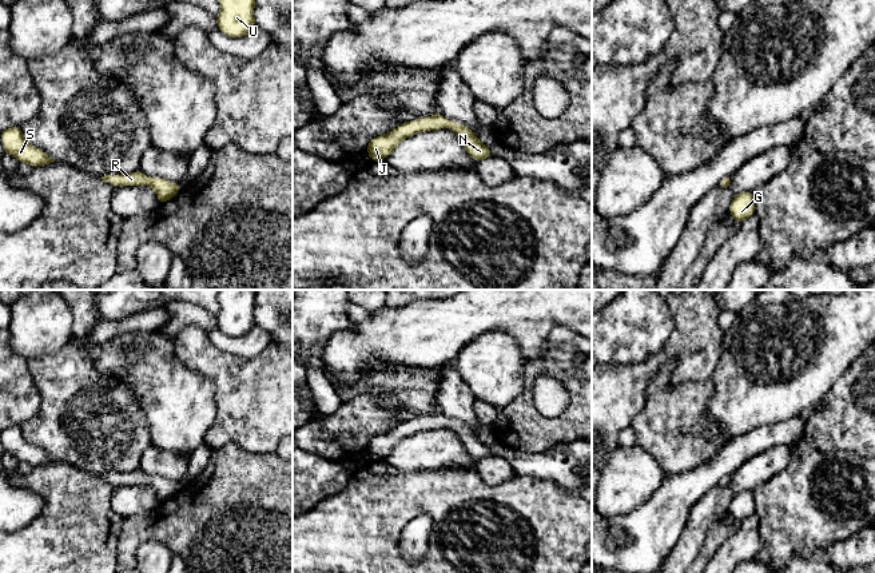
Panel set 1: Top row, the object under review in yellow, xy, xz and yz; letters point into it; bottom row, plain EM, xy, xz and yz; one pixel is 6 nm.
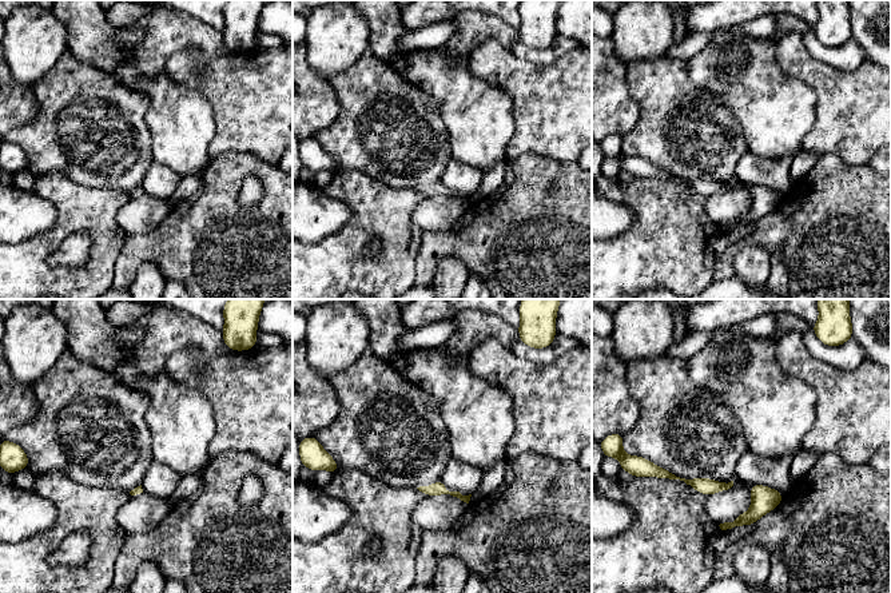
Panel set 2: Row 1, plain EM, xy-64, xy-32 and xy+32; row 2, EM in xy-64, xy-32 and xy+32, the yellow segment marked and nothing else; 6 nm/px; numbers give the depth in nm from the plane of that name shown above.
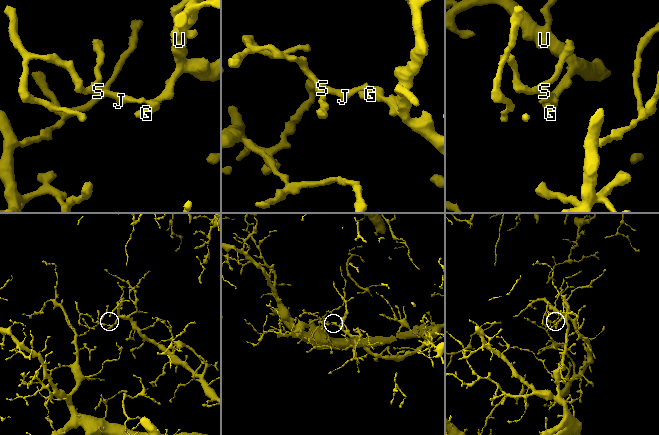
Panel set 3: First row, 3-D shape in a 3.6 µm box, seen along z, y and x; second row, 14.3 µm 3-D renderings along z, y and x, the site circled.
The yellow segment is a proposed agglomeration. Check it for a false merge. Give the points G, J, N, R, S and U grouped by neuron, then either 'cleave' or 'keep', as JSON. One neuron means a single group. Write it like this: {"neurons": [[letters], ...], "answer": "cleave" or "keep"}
{"neurons": [["G", "J", "N", "R", "S", "U"]], "answer": "keep"}

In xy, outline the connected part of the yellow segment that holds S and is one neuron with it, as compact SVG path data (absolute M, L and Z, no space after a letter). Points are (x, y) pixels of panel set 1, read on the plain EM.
M20 425L1 430L0 439L5 453L15 455L20 462L28 462L33 467L55 461L44 450L24 439Z

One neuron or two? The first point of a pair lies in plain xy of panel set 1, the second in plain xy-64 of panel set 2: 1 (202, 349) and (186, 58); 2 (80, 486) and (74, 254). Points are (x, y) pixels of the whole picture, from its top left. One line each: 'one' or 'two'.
1: one
2: two

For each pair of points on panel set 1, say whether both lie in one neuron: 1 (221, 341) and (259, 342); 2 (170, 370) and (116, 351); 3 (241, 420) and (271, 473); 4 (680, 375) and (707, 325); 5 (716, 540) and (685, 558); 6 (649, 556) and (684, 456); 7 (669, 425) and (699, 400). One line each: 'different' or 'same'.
1: same
2: same
3: different
4: same
5: different
6: different
7: same

